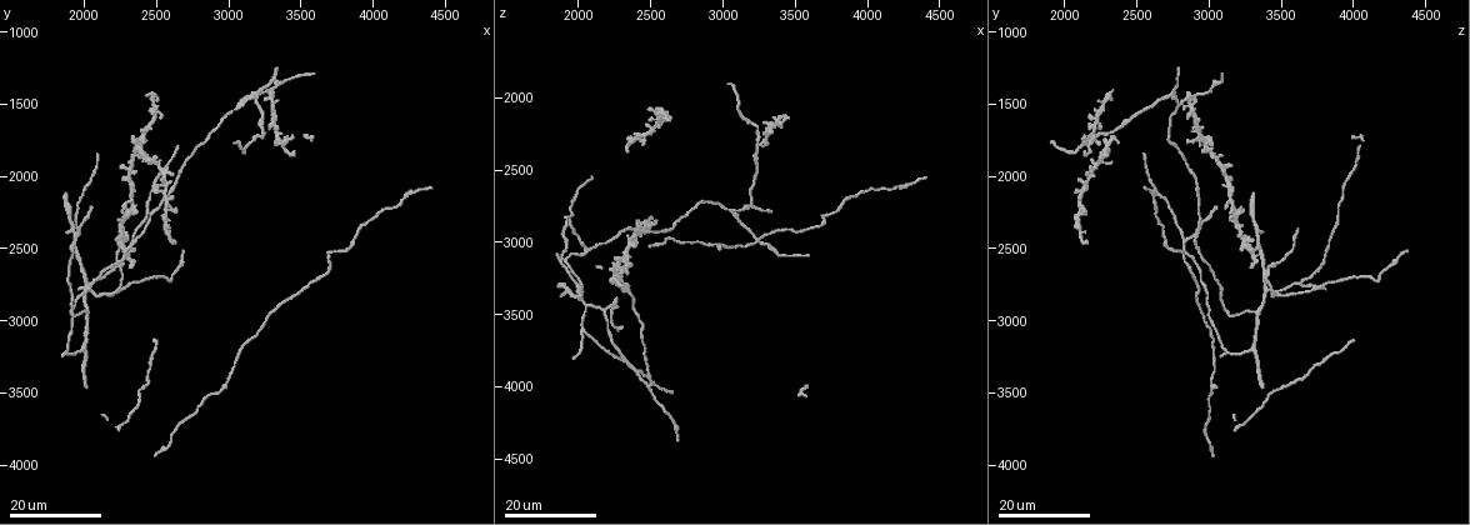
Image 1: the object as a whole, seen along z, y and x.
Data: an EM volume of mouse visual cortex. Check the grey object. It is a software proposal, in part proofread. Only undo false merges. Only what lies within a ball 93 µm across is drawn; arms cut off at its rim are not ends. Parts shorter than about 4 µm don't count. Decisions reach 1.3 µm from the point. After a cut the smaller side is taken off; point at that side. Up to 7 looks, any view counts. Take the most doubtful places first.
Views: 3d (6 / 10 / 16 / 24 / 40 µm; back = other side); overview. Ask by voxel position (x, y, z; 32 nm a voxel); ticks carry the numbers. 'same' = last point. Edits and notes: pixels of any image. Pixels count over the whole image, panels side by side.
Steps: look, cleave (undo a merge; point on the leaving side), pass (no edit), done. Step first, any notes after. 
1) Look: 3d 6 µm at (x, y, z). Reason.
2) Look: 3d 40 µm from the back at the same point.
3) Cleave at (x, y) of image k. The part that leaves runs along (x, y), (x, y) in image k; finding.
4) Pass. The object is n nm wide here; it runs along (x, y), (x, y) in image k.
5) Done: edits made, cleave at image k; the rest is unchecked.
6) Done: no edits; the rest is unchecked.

Look: 3d 24 µm at (1940, 2440, 2820). Three arms meet.

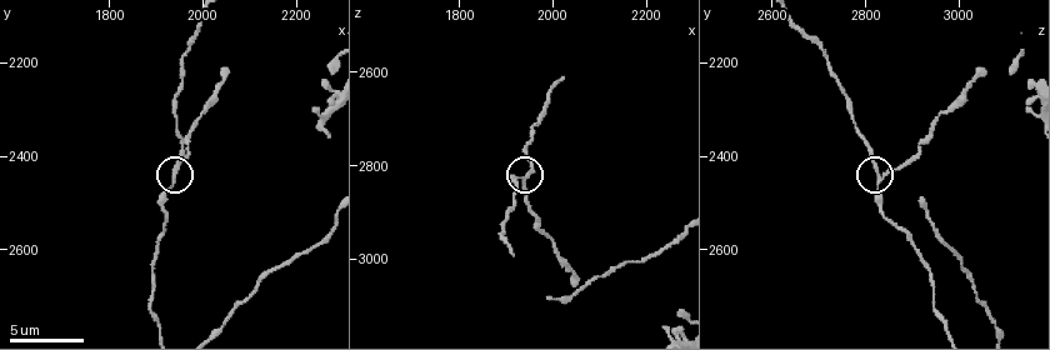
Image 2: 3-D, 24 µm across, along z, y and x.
Look: 3d 6 µm at (1935, 2445, 2830).

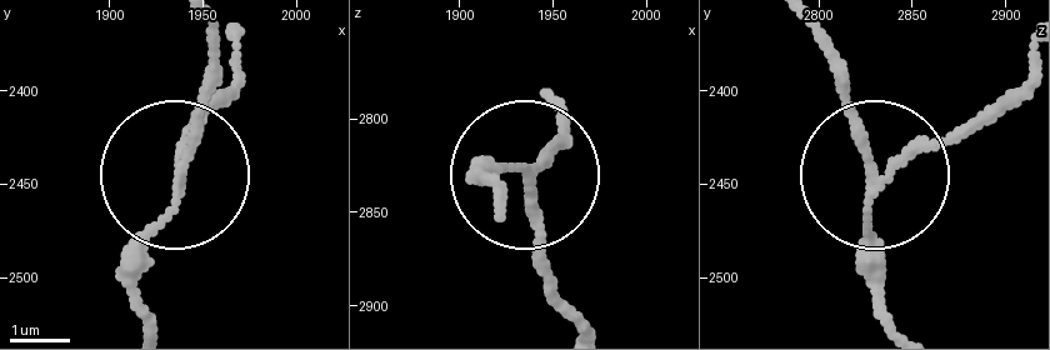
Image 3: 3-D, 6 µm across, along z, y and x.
Pass. The side arm is 12 µm long; one neuron here.

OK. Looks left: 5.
Look: 3d 24 µm at (3080, 1500, 2780). Two arms in line, one across.

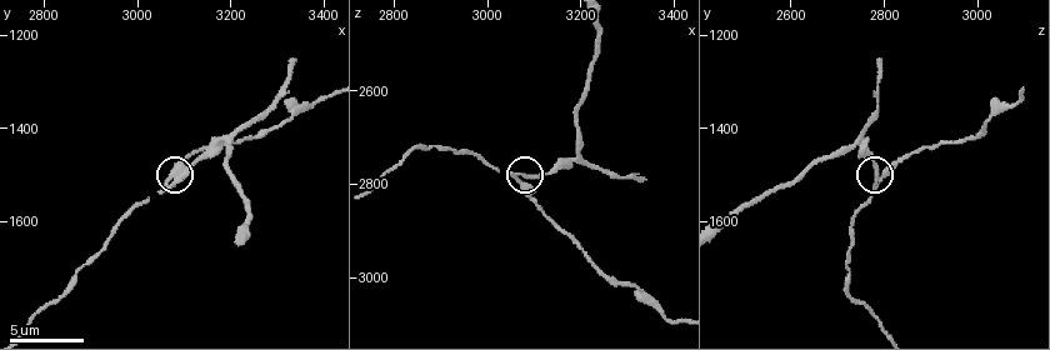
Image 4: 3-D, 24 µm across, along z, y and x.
Look: 3d 10 µm at (3075, 1505, 2795).

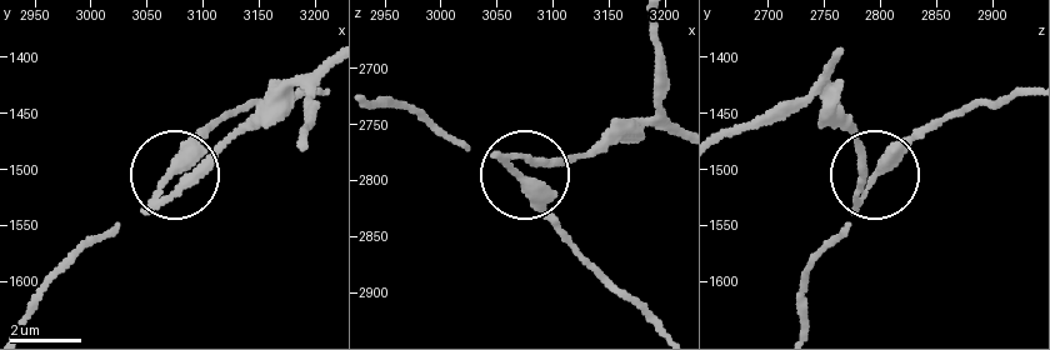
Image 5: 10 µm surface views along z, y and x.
Cleave at (860, 169) of image 5. The object is 260 nm wide here; the part that leaves runs along (509, 153), (559, 163), (640, 126), (658, 99), (658, 28) in image 5; two neurons meet here.

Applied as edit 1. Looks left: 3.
Look: overview. Redraw.

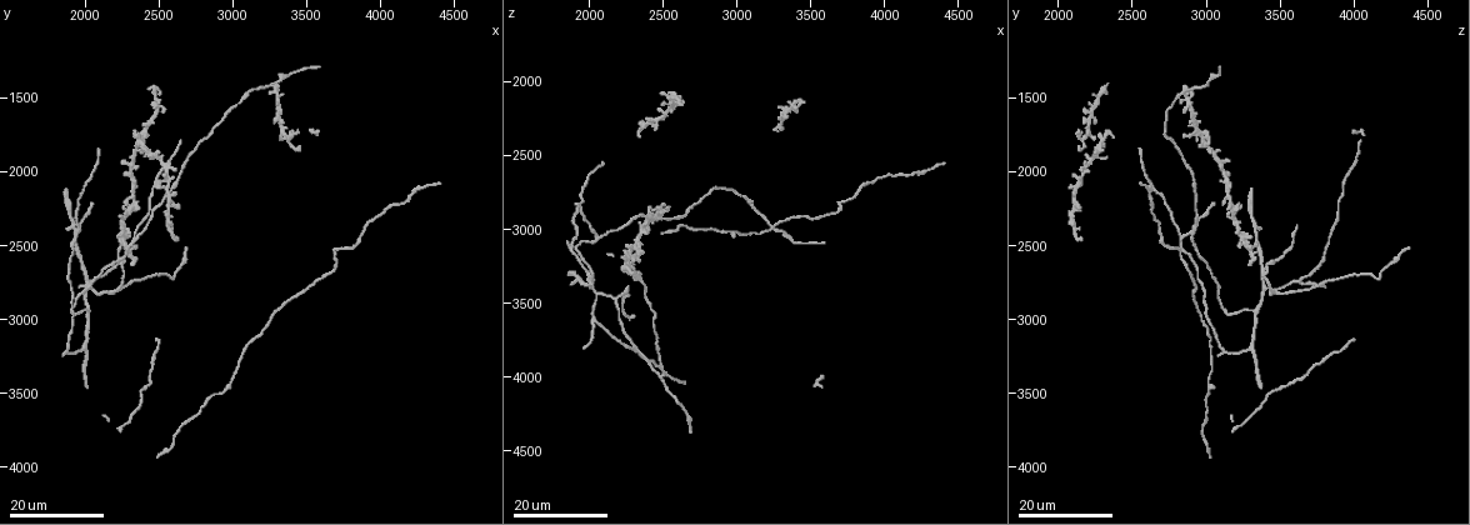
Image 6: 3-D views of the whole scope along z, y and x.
Look: 3d 16 µm at (3380, 1800, 2140). Four arms meet.

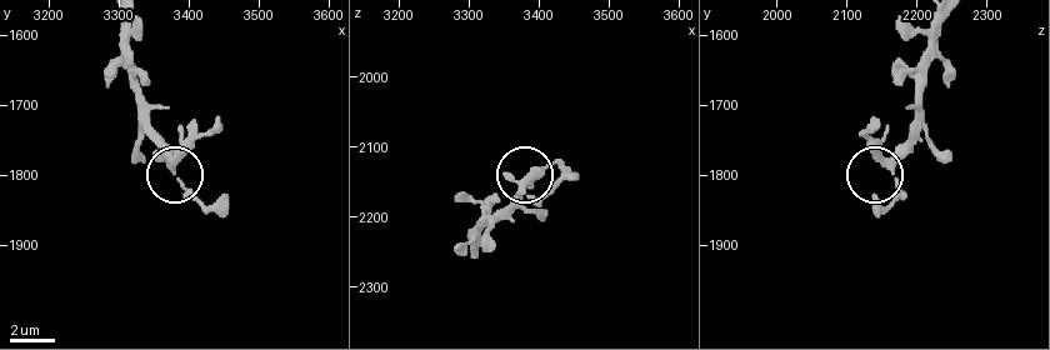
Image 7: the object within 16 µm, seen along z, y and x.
Look: 3d 10 µm at (3385, 1785, 2150).

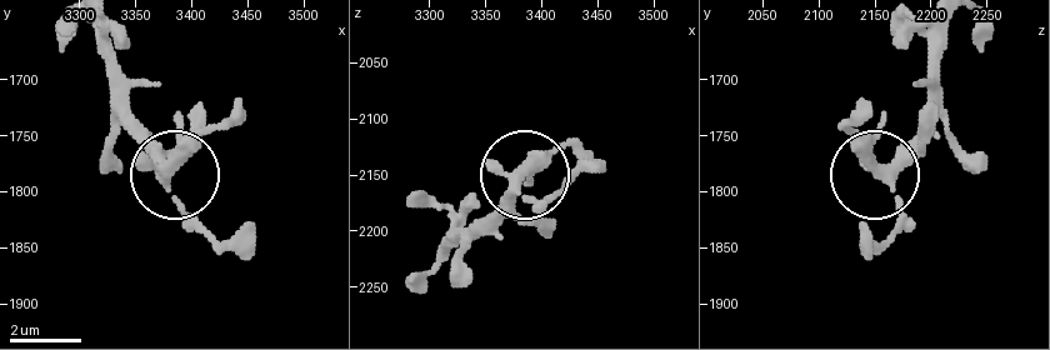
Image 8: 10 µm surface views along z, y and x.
Pass. The object is 310 nm wide here; continuous, no second neuron.

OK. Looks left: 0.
Done: edits made, cleave at image 5; the rest is unchecked.

